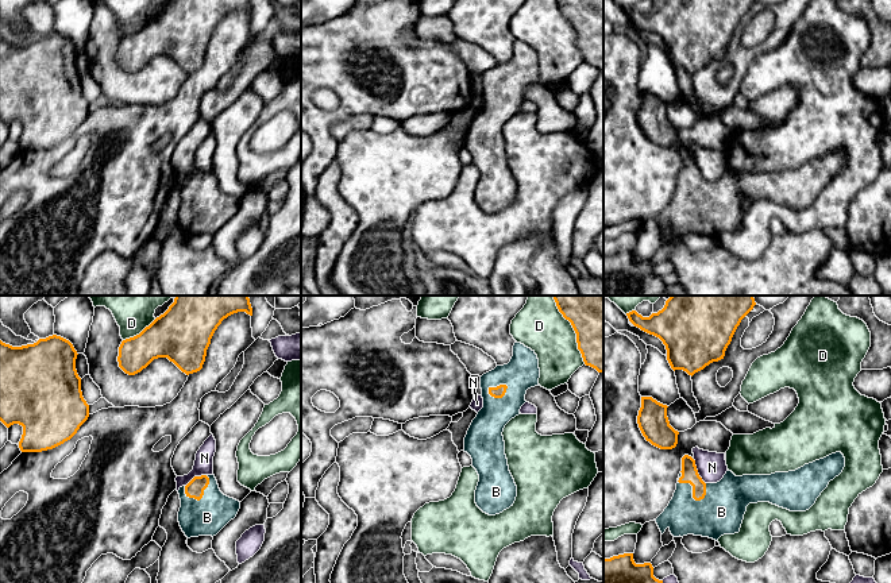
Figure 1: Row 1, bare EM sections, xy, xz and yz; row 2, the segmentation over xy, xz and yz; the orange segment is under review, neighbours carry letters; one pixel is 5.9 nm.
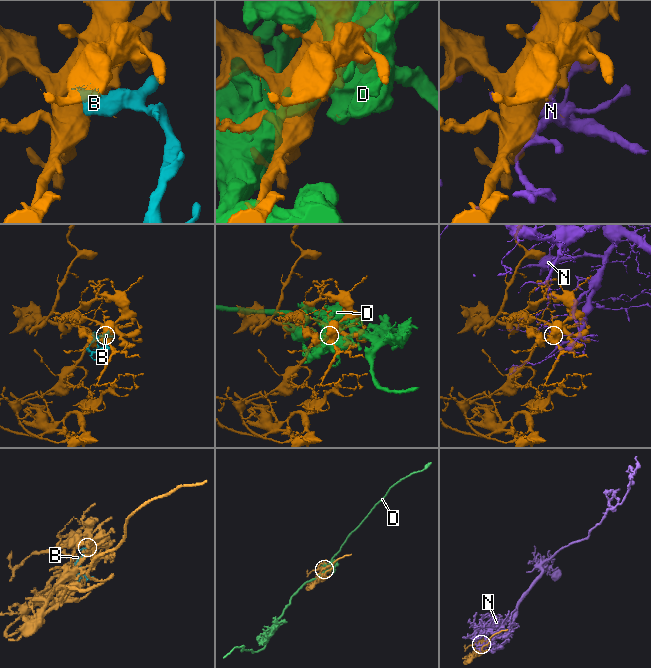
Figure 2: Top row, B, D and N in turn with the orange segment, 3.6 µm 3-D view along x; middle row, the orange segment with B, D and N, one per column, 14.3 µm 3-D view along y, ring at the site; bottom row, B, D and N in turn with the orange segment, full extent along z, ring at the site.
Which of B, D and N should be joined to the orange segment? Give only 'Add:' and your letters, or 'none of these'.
Add: B

